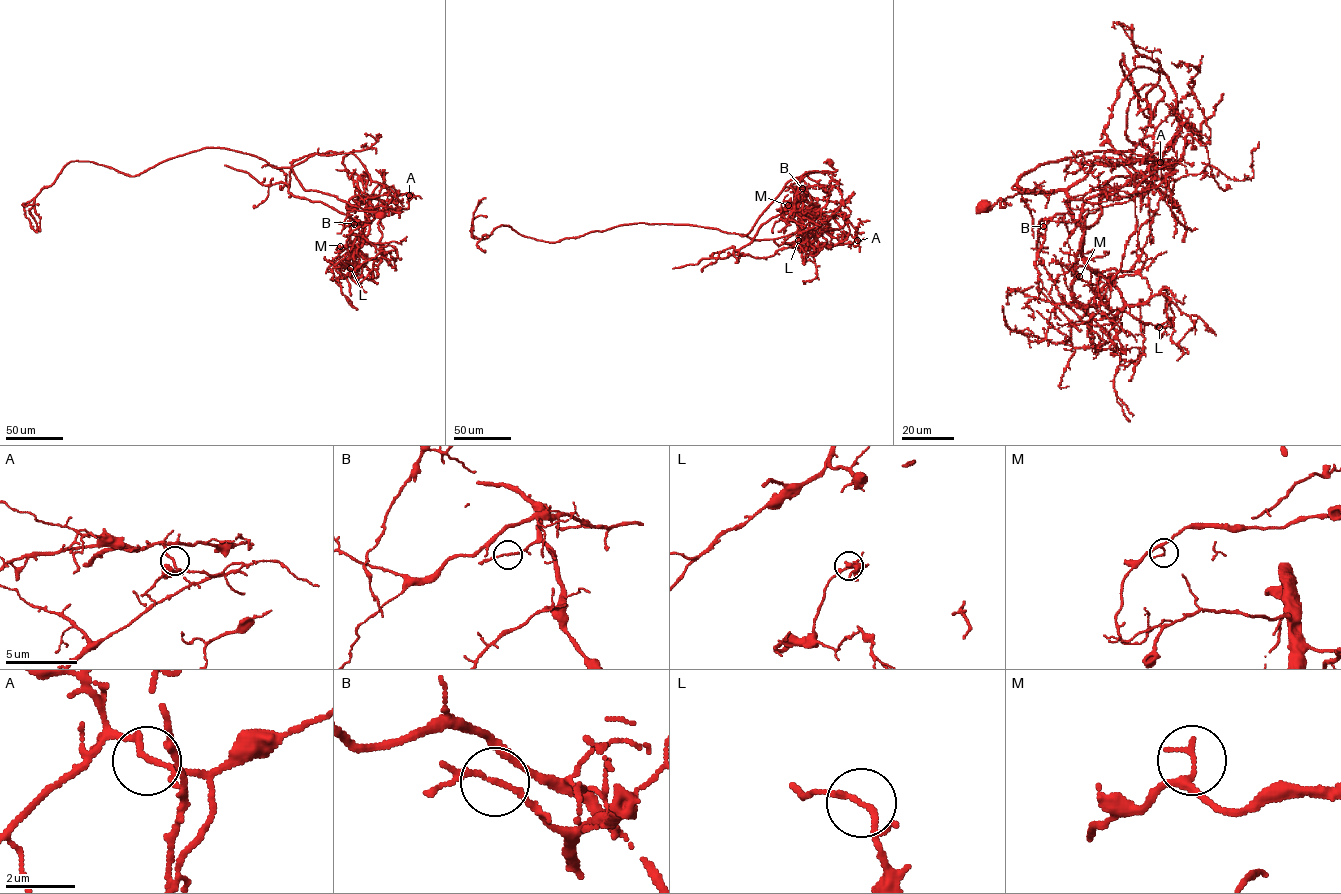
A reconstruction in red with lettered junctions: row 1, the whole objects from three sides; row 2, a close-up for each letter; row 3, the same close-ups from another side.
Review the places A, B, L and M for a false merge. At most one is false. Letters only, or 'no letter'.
A

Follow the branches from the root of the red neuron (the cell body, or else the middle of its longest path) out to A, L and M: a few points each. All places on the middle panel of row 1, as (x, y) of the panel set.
A: (830, 162), (837, 170), (810, 173), (799, 182), (795, 205), (833, 237), (849, 233), (857, 240)
L: (830, 162), (837, 170), (810, 173), (798, 182), (795, 198), (799, 225), (807, 241), (792, 246), (798, 240)
M: (830, 162), (837, 170), (809, 173), (796, 189), (796, 200), (805, 188), (819, 207), (806, 201), (788, 205)

